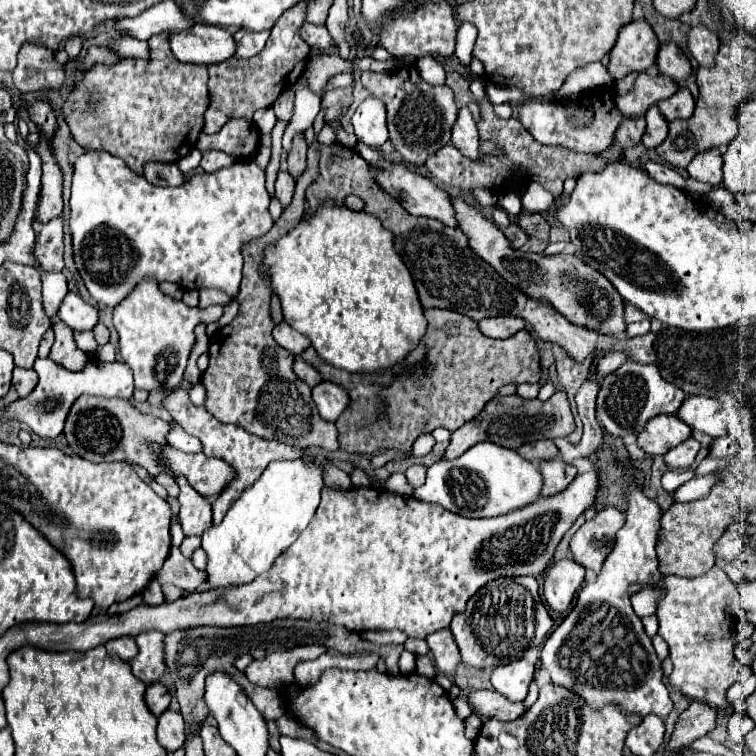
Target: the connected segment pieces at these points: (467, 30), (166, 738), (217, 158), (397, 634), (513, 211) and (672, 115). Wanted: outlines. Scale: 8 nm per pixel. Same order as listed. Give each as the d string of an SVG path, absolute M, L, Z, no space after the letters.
M465 23L463 27L459 27L455 55L457 55L457 59L461 61L461 65L469 65L469 61L471 61L471 51L473 51L473 43L475 43L475 37L477 37L477 31L475 31L473 23Z
M167 709L161 717L159 717L159 727L157 727L157 737L159 743L167 749L167 751L177 751L183 747L185 743L185 721L183 715L179 711L171 711Z
M205 151L203 159L201 159L201 169L211 173L211 171L217 171L217 169L223 169L225 165L235 165L235 163L237 161L223 151Z
M365 631L363 639L377 645L389 645L389 643L403 643L407 637L401 631Z
M517 193L499 195L499 203L501 203L501 207L507 209L509 215L519 215L521 213L521 199L519 199Z
M679 87L679 91L675 95L671 95L669 99L659 101L657 107L667 121L673 121L673 119L679 119L679 117L689 119L693 115L695 99L693 99L693 95L687 87Z

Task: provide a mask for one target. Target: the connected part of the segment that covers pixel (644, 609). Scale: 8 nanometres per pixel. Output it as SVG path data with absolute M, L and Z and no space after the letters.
M645 587L645 589L641 589L639 593L635 593L635 595L631 597L631 603L633 603L635 613L637 613L639 617L651 615L651 611L657 611L659 597L663 597L663 591L657 589L657 587Z

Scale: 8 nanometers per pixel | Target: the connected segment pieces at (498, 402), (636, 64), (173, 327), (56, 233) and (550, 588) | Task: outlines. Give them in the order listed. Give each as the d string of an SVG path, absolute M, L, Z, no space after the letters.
M555 391L555 395L547 401L541 399L523 399L517 393L515 395L497 395L493 397L483 411L479 413L479 417L475 417L473 421L469 421L467 425L463 425L461 429L457 429L451 435L451 443L443 455L443 459L457 459L459 455L463 455L469 447L473 447L475 443L481 441L491 441L509 449L519 449L523 443L531 443L537 439L557 439L557 437L567 437L569 433L573 433L575 429L575 421L569 409L569 399L565 391Z
M647 21L627 23L615 41L615 47L609 53L609 73L611 77L623 79L633 71L647 71L655 65L659 53L659 39Z
M143 281L137 285L135 293L129 293L129 297L125 297L113 309L113 325L119 333L119 353L123 361L133 369L135 387L149 393L159 391L161 395L177 389L183 379L189 353L195 345L195 325L216 322L223 312L222 305L191 309L183 301L173 301L159 291L155 281Z
M35 209L35 217L33 217L33 231L35 231L35 249L33 249L33 257L37 259L39 267L43 271L61 271L63 269L63 225L65 225L65 215L51 219L47 223L41 223L37 217L37 209Z
M561 559L551 563L543 583L543 597L547 605L555 613L567 611L583 579L585 579L585 569L573 559Z

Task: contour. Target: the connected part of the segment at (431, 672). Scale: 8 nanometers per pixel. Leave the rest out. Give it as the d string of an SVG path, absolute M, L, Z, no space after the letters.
M421 655L417 661L417 673L425 675L425 677L435 677L435 667L433 661L427 655Z

